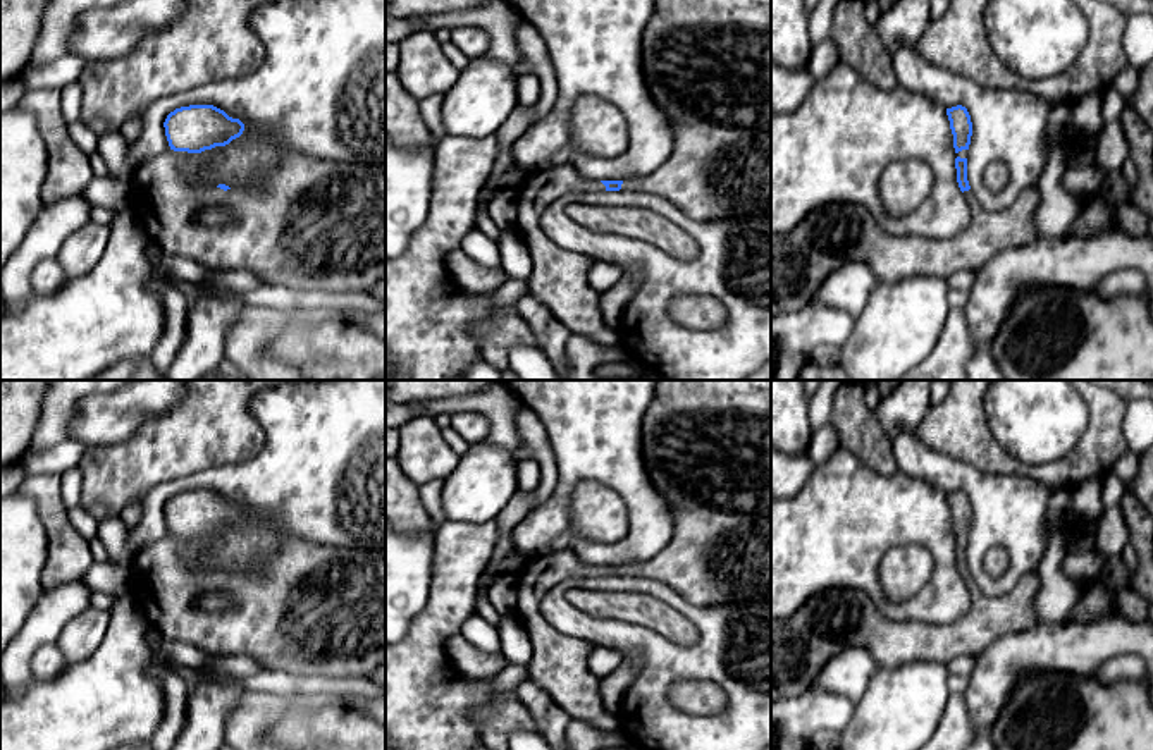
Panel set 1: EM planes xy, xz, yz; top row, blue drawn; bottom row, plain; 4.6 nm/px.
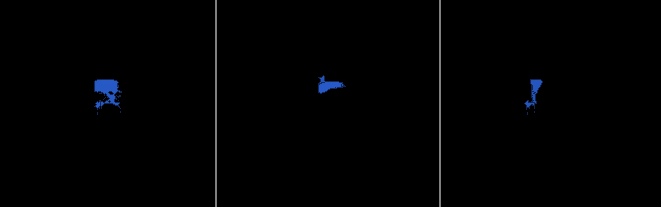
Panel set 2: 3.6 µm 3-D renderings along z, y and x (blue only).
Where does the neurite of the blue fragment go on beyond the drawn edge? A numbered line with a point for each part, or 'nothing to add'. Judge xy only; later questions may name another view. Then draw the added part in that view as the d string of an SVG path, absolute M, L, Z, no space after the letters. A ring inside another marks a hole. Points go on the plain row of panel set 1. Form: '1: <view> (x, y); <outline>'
1: xy (312, 609); M167 537L141 547L129 566L129 593L139 604L146 623L165 640L193 645L207 654L250 655L263 669L286 671L294 678L367 678L385 664L385 550L329 547L287 537L251 575L220 575L196 562L184 564L179 545L188 537ZM224 592L232 606L208 612L198 606L201 595Z

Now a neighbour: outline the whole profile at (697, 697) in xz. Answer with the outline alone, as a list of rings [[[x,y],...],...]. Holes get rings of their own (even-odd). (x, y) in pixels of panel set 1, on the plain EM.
[[[681,679],[669,690],[671,704],[692,716],[724,714],[728,707],[726,693],[706,679]]]

